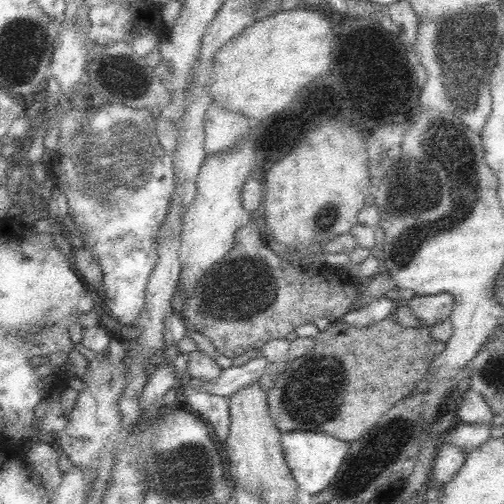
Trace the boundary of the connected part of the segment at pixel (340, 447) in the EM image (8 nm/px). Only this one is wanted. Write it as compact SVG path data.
M299 430L282 433L281 448L297 486L300 486L302 490L306 490L308 494L316 494L322 492L323 488L333 482L342 460L346 458L348 444L324 432L304 432Z

